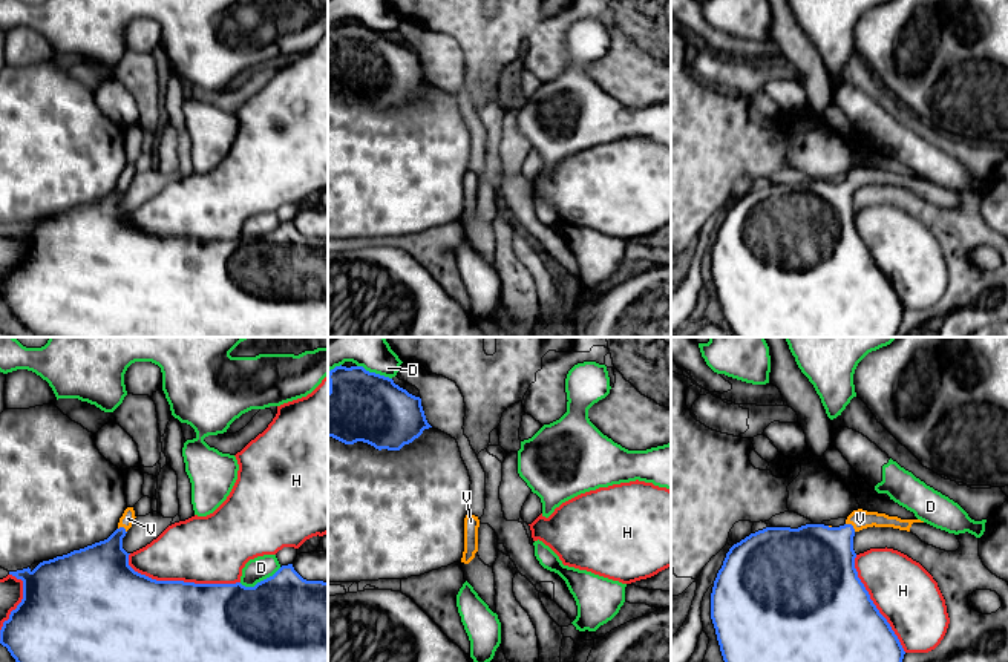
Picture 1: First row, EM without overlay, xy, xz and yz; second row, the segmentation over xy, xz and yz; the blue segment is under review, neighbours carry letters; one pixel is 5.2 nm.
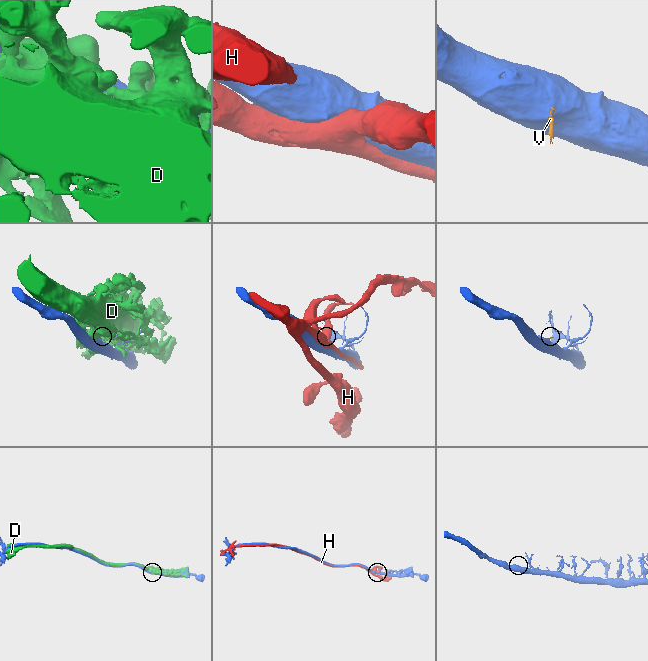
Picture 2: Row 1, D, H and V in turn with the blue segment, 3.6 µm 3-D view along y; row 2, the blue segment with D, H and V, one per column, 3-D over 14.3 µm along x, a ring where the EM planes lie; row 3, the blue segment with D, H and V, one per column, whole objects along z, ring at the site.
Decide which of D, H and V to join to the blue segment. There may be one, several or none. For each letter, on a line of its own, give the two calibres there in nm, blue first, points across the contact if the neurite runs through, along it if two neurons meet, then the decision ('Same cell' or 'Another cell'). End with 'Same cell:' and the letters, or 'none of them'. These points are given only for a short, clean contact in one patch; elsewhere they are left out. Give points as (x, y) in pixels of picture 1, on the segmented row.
D: Thickness 460 nm (blue) against 120 nm. Another cell
H: Thickness 440 nm (blue) against 360 nm. Another cell
V: Thickness 360 nm (blue) against 100 nm. Path across: yz (818, 560), (852, 526), (860, 518). Same cell
Same cell: V

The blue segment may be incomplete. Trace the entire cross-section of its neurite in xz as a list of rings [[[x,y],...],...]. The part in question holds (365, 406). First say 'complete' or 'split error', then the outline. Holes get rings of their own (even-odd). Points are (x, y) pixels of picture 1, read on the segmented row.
complete; [[[335,366],[328,372],[328,437],[345,444],[368,443],[375,449],[400,451],[432,428],[421,398],[409,394],[392,379],[369,372],[363,366]]]

